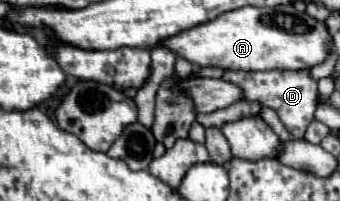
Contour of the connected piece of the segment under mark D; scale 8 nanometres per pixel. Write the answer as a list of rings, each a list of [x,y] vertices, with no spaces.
[[[309,69],[269,71],[269,73],[225,71],[223,81],[239,85],[239,89],[243,89],[243,101],[257,101],[261,103],[261,107],[271,107],[295,139],[303,139],[307,125],[315,119],[315,109],[319,105],[319,91],[317,91],[317,81],[311,77]]]

